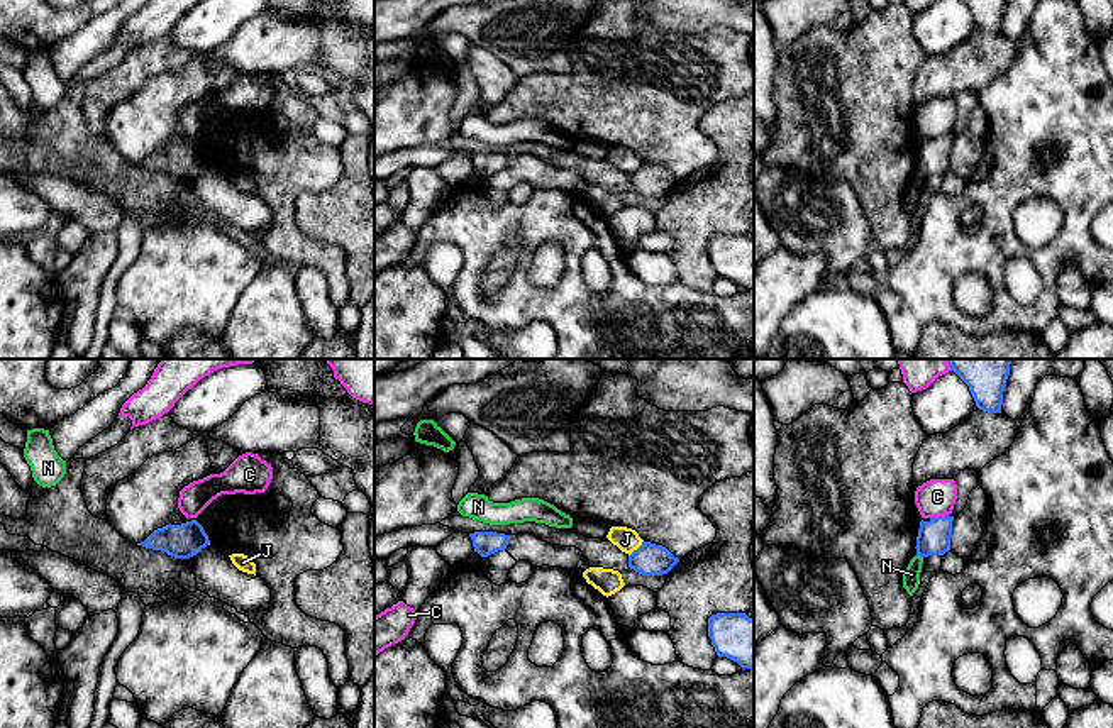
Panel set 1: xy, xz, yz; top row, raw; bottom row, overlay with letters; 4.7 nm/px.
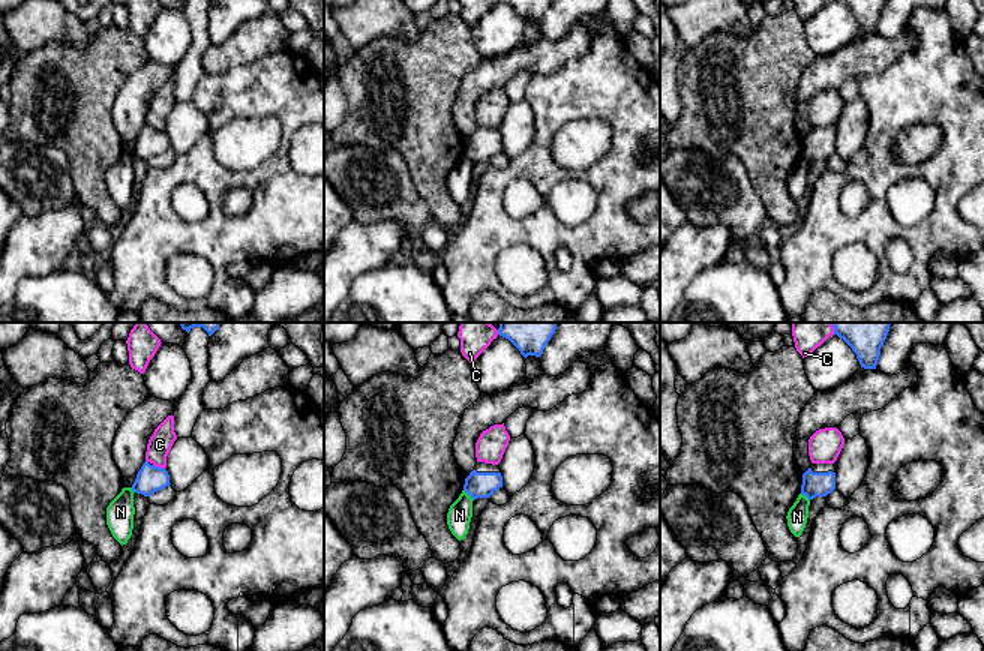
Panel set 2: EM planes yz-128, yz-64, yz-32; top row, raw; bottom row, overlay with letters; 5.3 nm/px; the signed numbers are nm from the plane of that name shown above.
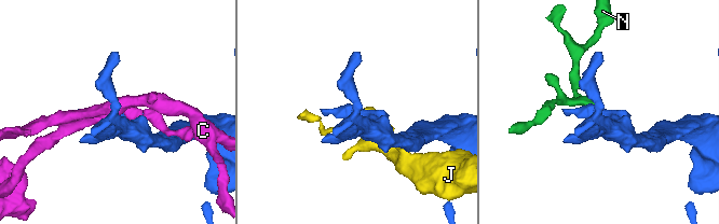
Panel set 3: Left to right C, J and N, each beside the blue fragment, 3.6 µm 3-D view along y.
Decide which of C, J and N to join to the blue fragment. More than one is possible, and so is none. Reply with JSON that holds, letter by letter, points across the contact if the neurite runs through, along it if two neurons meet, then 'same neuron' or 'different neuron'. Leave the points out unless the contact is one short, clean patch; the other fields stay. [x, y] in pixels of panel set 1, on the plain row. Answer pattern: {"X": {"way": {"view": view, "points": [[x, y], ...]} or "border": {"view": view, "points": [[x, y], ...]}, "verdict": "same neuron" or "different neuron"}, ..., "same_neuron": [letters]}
{"C": {"verdict": "different neuron"}, "J": {"border": {"view": "xz", "points": [[642, 161], [629, 176]]}, "verdict": "different neuron"}, "N": {"border": {"view": "yz", "points": [[917, 175], [922, 178]]}, "verdict": "different neuron"}, "same_neuron": []}

